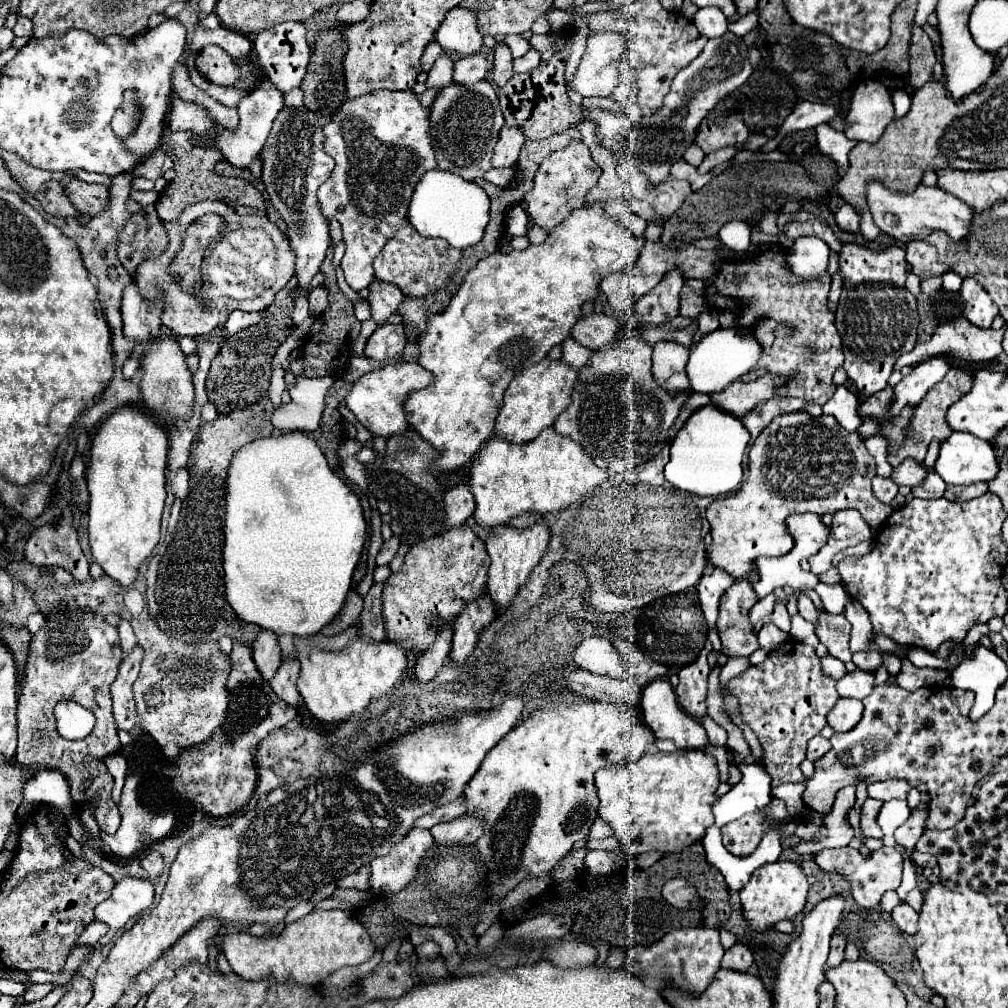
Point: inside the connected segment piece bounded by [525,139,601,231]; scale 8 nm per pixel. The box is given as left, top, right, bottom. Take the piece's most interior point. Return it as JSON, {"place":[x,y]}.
{"place":[561,182]}

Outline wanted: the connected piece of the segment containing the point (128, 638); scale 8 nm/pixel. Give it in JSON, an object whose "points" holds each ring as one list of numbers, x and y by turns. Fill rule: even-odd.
{"points":[[121,621,117,629,119,629,119,639,121,639,123,655,127,655,127,651,131,651,131,649,137,645,137,639,135,639,135,633,133,633,133,627,131,627,127,621]]}

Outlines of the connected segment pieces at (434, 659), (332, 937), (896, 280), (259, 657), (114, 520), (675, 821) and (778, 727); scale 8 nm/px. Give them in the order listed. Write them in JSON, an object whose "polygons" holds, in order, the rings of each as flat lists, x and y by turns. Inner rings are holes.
{"polygons":[[[445,625,435,643,421,653,421,657,417,657,417,665,415,665,415,675,419,675,421,683,427,683,435,677,435,673,439,671,439,667,443,665,447,653,451,651,451,641,453,641,453,629,451,625]],[[315,909,309,915,285,925,285,929,273,939,253,937,245,931,223,935,221,949,231,969,243,979,259,981,261,977,275,977,279,983,295,979,297,983,323,983,333,971,345,965,361,965,371,959,375,945,369,939,367,929,353,921,341,909]],[[843,243,839,251,839,273,845,283,835,313,835,325,843,341,843,367,849,379,857,385,859,395,869,397,887,387,899,355,909,353,917,343,919,315,915,295,905,287,905,249,897,245,871,249,867,245]],[[259,631,253,643,253,661,263,675,263,679,271,681,277,667,281,665,281,649,277,643,277,635,273,631]],[[123,405,115,413,111,413,97,429,87,461,87,489,91,495,89,501,89,545,95,561,103,567,103,571,119,581,123,587,129,587,135,577,141,561,155,549,159,541,159,525,161,513,165,505,165,471,167,471,167,453,169,439,167,431,155,421,153,415,137,409,133,405]],[[689,749,683,757,657,757,651,753,641,755,641,759,623,765,611,765,599,769,595,773,595,785,599,795,599,817,607,821,613,829,613,835,619,837,621,845,625,847,631,859,639,857,641,853,659,849,663,853,677,853,683,847,695,843,705,835,705,829,715,823,713,817,713,803,717,801,715,791,719,787,719,769,717,759,701,749]],[[799,641,783,643,763,663,733,677,727,683,727,691,737,697,743,723,751,727,763,747,761,761,773,779,773,787,787,781,801,783,805,775,799,765,805,759,807,743,827,725,827,713,839,699,835,681,821,675,815,649]]]}

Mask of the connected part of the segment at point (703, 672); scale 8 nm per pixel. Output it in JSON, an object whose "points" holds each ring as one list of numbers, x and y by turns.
{"points":[[701,653,699,659,695,659,695,663,679,671,679,685,675,689,677,701,691,717,701,717,707,713,707,675,709,661,705,653]]}

